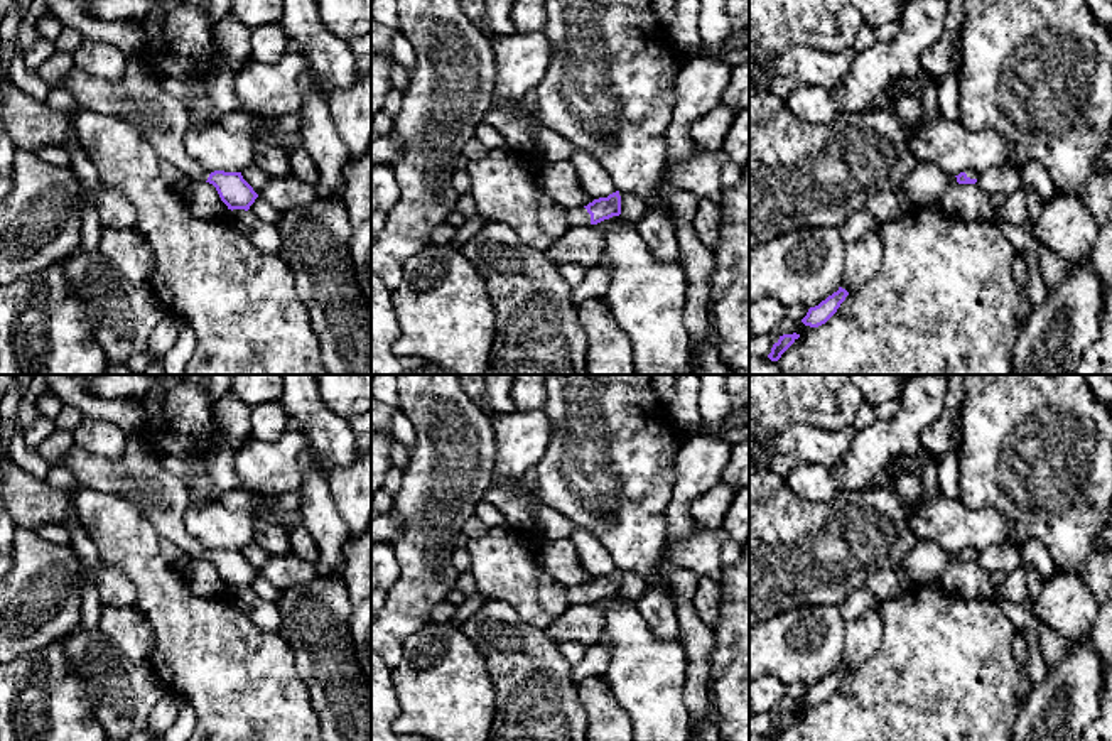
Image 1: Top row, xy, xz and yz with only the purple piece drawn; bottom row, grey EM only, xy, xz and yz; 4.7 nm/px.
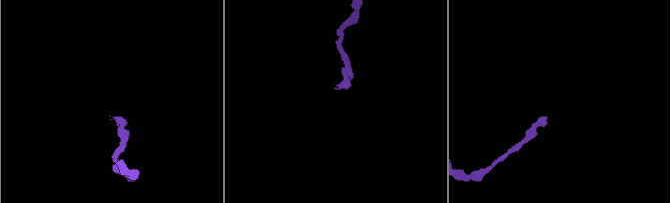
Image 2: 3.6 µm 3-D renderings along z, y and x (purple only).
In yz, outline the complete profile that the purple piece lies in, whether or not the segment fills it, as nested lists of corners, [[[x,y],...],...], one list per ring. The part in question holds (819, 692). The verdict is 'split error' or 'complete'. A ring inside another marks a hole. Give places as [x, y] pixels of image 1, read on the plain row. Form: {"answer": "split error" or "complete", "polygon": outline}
{"answer": "complete", "polygon": [[[839,665],[837,670],[829,673],[818,684],[810,685],[802,700],[810,706],[818,706],[825,702],[837,690],[837,687],[840,685],[840,682],[845,679],[847,673],[849,670]]]}

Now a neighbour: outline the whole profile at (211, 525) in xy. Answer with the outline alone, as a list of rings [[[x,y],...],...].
[[[219,503],[187,505],[184,525],[204,549],[241,550],[255,540],[255,515],[231,511]]]

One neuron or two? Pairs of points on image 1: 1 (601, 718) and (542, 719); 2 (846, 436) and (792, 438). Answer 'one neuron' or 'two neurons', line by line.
1: two neurons
2: one neuron

